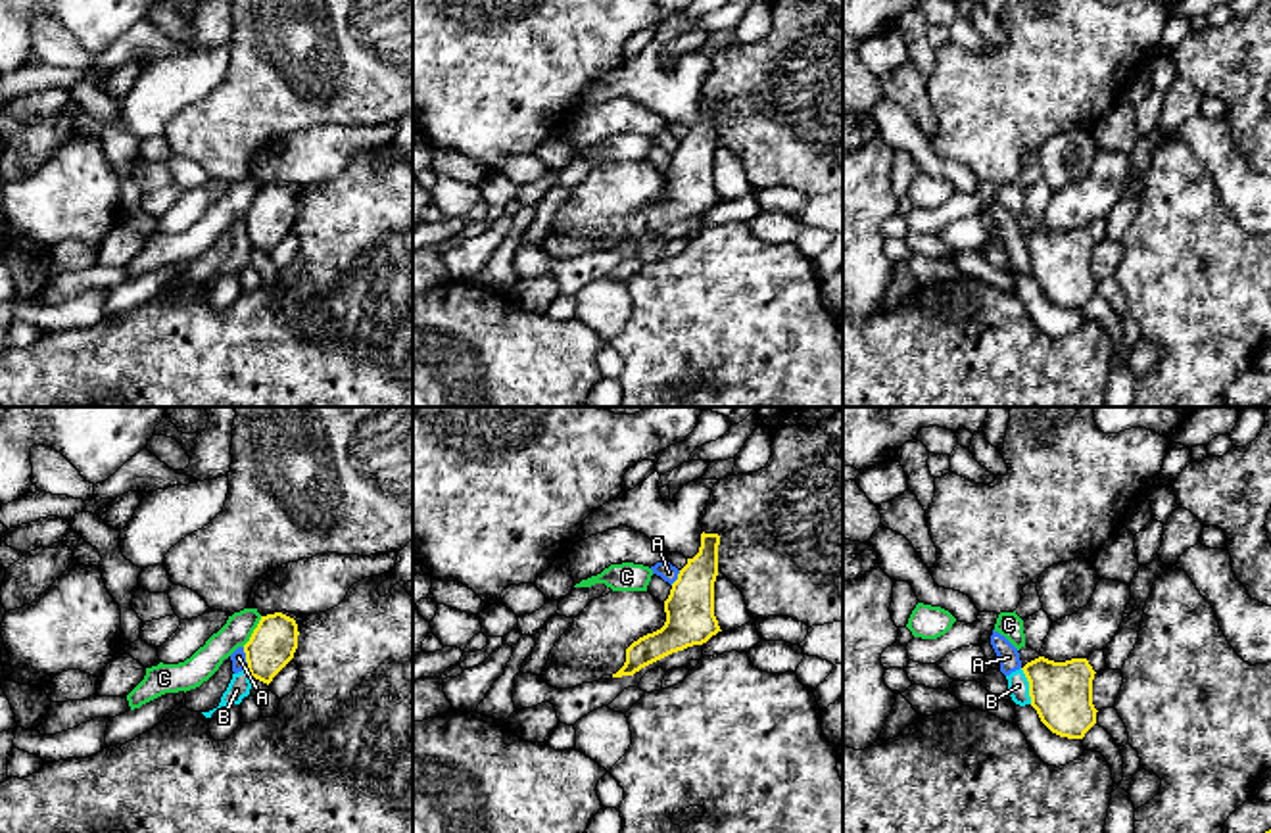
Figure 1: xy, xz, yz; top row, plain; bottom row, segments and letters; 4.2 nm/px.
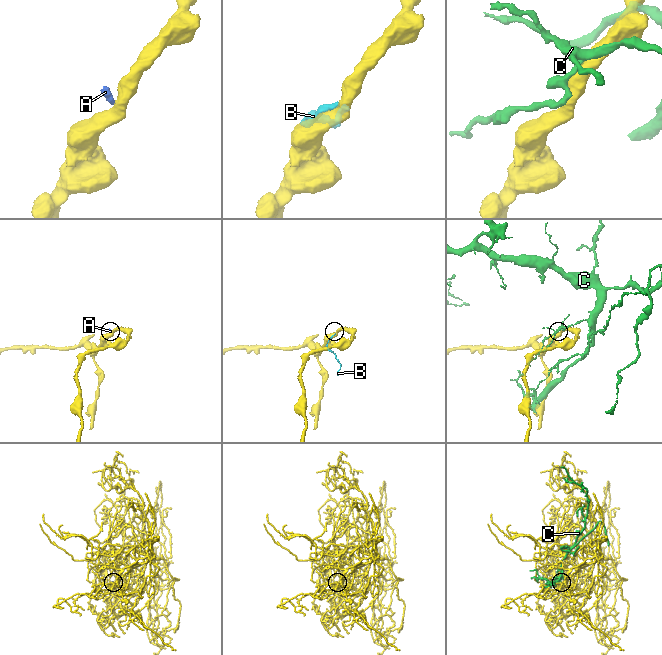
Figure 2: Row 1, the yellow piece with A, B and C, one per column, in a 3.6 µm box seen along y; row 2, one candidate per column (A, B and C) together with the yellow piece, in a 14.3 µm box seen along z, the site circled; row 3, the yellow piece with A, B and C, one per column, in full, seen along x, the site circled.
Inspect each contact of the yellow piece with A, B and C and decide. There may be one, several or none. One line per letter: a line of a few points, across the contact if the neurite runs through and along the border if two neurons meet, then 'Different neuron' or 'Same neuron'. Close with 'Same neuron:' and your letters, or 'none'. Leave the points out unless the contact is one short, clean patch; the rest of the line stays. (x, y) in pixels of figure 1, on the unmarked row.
A: Line: xy (242, 217), (248, 238). Different neuron
B: Different neuron
C: Different neuron
Same neuron: none

